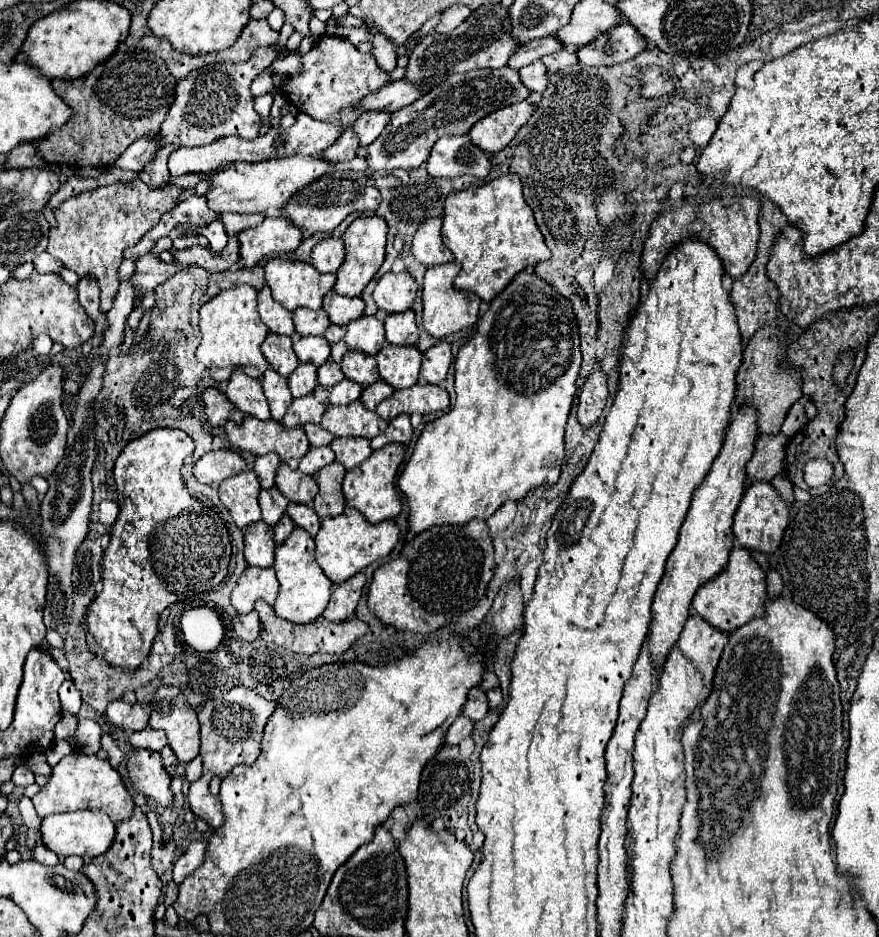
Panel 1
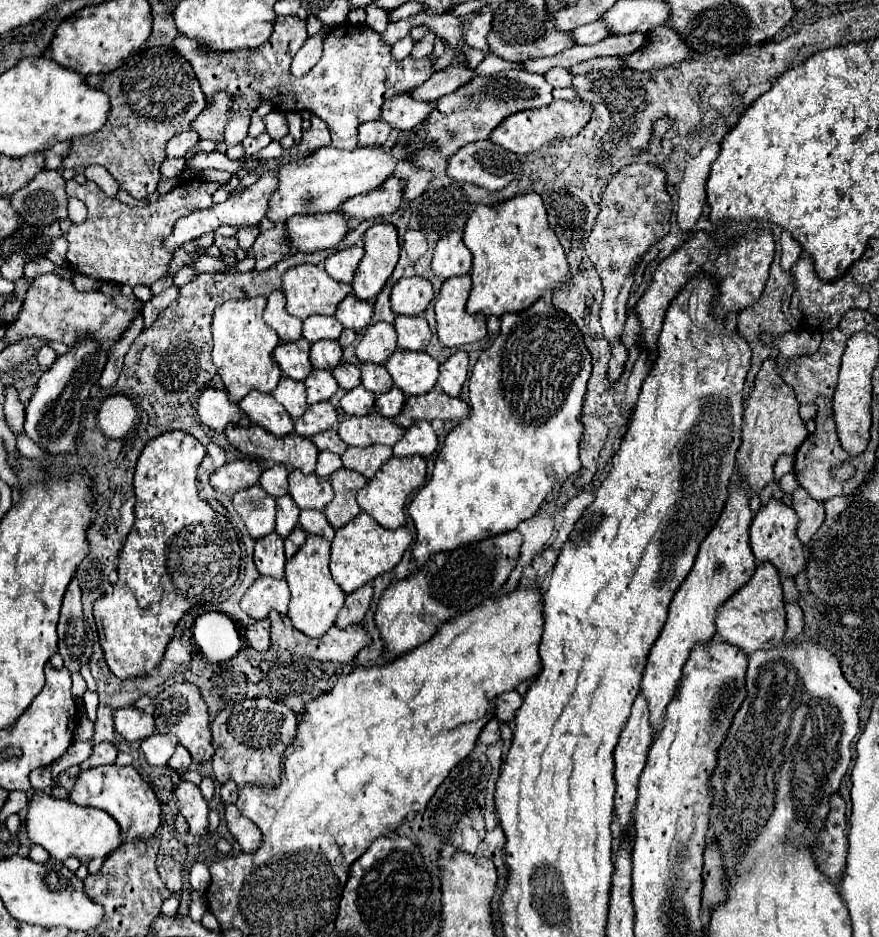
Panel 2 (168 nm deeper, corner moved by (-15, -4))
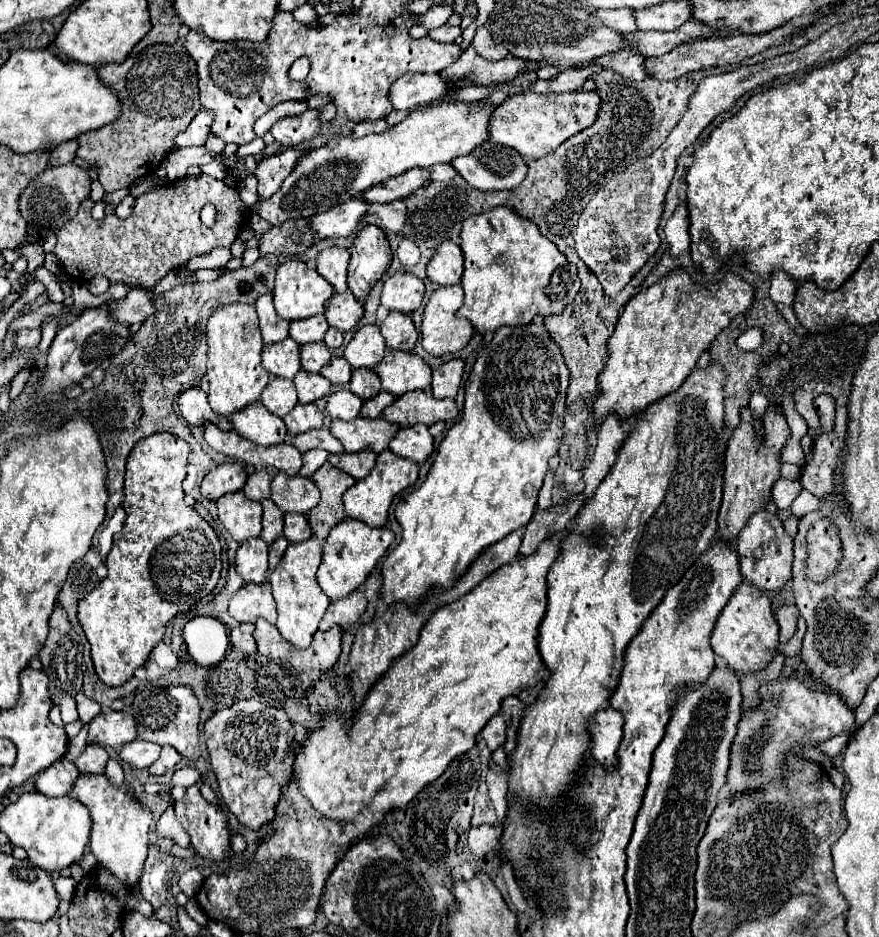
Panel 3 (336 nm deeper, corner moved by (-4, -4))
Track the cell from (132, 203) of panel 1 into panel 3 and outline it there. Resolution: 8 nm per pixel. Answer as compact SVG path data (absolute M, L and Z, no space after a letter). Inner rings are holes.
M209 175L185 177L177 183L151 189L135 199L133 213L119 219L115 213L105 215L101 221L91 217L95 201L85 199L77 215L57 231L57 255L63 271L77 279L77 283L89 283L95 275L105 275L111 283L127 283L151 291L153 285L163 279L173 267L189 261L191 257L205 255L215 247L231 247L239 225L245 223L245 209L239 203L239 193ZM205 203L217 207L217 219L211 229L199 221L199 211Z

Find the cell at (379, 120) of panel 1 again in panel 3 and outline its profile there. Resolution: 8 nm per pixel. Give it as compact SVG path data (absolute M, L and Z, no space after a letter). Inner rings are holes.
M407 73L389 87L389 101L395 111L415 111L437 101L449 91L451 87L437 73Z

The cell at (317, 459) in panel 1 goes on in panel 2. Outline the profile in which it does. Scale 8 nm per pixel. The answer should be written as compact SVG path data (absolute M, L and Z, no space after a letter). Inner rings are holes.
M322 451L318 455L318 463L316 463L316 475L318 477L330 477L336 469L342 467L342 461L340 461L340 455L336 453L330 453L330 451Z

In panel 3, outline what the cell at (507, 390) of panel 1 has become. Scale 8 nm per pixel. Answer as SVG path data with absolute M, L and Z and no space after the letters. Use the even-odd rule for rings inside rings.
M531 321L529 325L523 327L501 327L495 331L493 339L479 351L477 361L471 367L471 373L465 381L465 407L463 407L463 415L461 419L447 431L447 435L443 437L439 449L437 449L437 457L427 473L427 479L421 483L419 489L415 489L413 493L409 493L409 497L403 497L397 507L395 507L395 517L399 521L399 525L403 527L403 539L401 543L387 555L385 563L383 563L383 587L381 587L381 595L387 601L387 605L393 605L395 601L401 603L411 603L417 605L417 601L423 599L423 595L433 587L433 585L441 585L441 587L451 587L459 575L471 565L471 561L491 543L497 543L499 539L507 537L511 531L525 527L529 523L529 519L535 513L535 505L537 505L537 493L543 485L543 479L549 471L549 459L553 455L557 455L561 441L563 441L563 409L565 409L565 395L567 395L567 387L569 387L569 369L565 367L565 357L561 355L561 347L557 343L553 343L553 339L549 339L549 333L545 329L543 323L539 321Z

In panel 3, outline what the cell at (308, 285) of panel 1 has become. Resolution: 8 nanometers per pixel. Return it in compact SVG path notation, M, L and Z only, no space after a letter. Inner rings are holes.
M291 259L277 269L273 299L275 299L275 311L281 319L295 321L295 319L307 319L307 317L313 317L317 313L323 313L325 301L333 293L335 293L333 285L327 283L315 269L309 269L307 263L299 261L299 259Z

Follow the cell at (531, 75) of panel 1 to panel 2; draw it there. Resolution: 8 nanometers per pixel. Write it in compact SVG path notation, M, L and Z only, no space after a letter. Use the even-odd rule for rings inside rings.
M556 67L556 69L550 69L546 73L546 81L552 85L552 87L572 87L572 75L570 71L562 69L562 67Z

